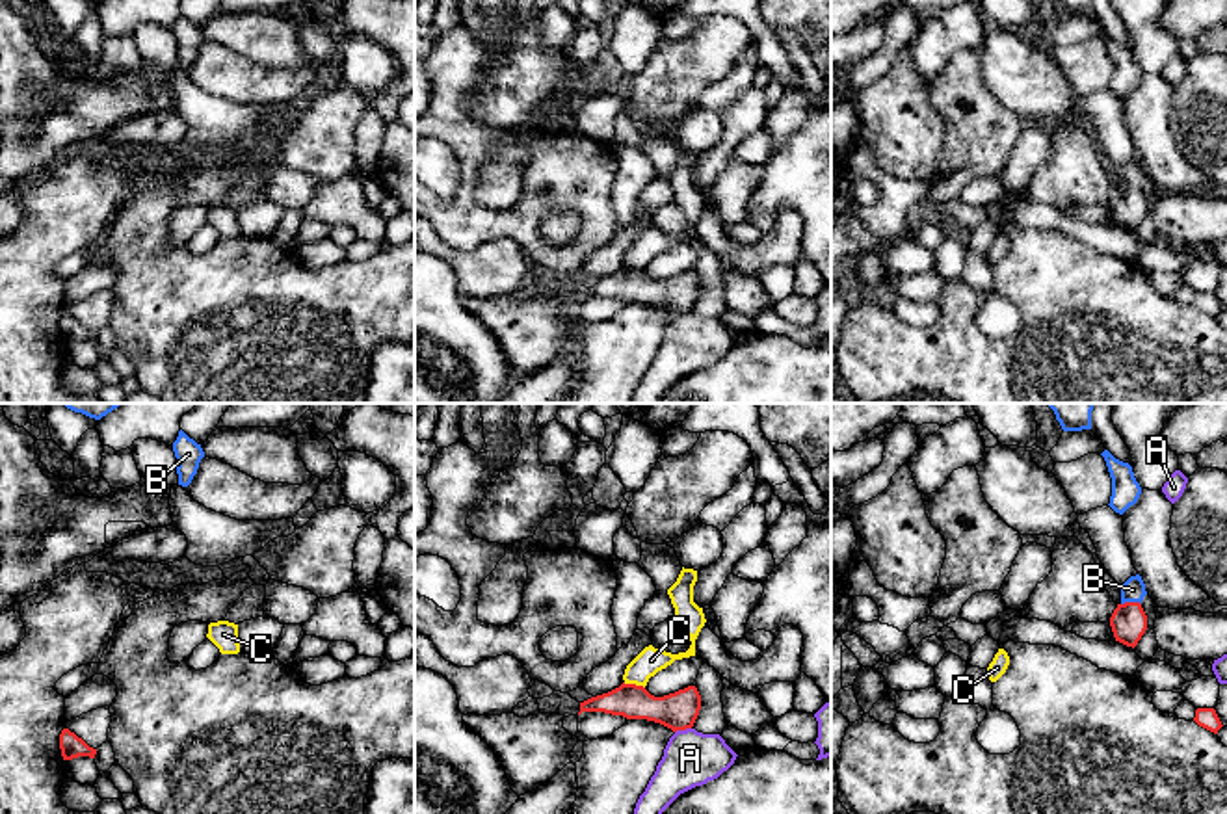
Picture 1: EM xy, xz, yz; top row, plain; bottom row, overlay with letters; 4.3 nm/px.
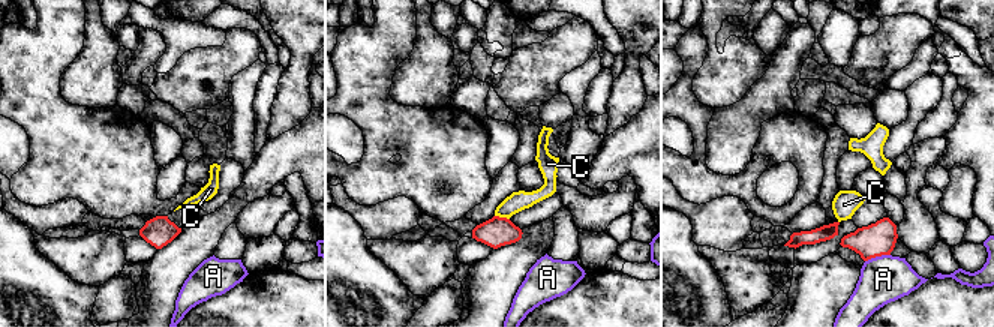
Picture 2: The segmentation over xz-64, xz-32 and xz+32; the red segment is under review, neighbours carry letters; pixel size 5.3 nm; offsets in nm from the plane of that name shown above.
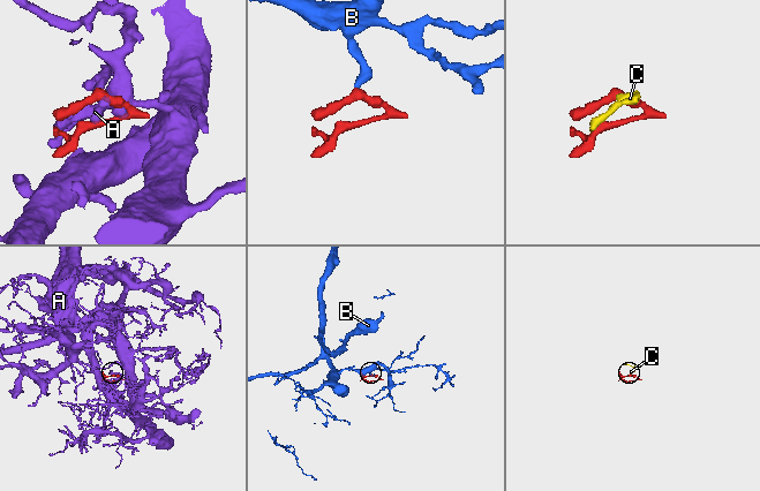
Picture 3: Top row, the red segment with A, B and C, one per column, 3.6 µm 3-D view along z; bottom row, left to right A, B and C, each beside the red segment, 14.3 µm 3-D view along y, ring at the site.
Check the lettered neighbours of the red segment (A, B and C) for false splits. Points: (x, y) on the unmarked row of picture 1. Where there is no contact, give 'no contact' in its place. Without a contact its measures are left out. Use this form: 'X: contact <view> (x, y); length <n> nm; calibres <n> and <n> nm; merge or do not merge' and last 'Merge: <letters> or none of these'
A: contact xz (683, 313); length 80 nm; calibres 160 and 240 nm; do not merge
B: contact yz (1131, 186); length 90 nm; calibres 160 and 100 nm; merge
C: contact xz (634, 268); length 100 nm; calibres 160 and 120 nm; do not merge
Merge: B

